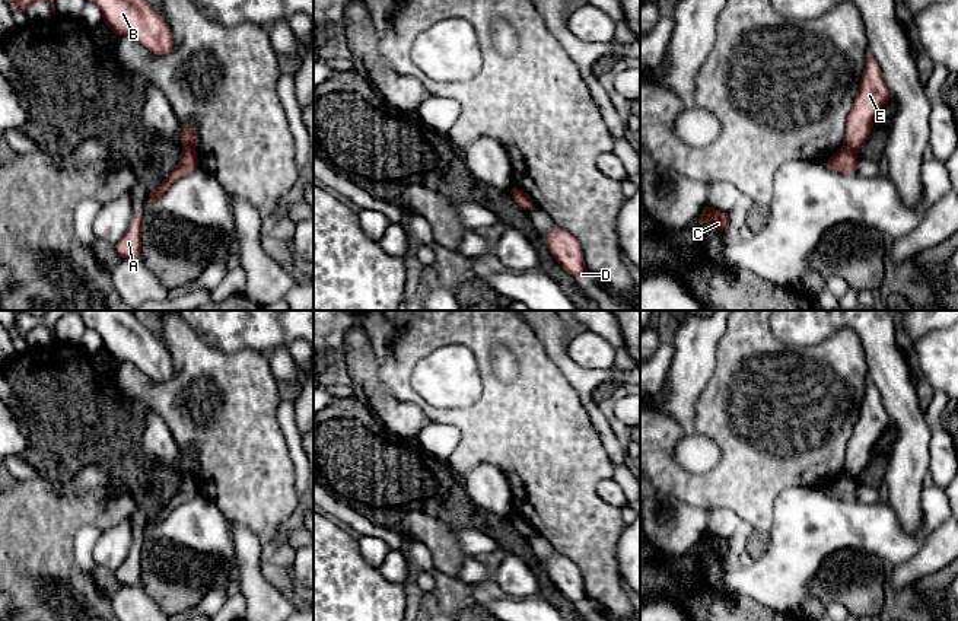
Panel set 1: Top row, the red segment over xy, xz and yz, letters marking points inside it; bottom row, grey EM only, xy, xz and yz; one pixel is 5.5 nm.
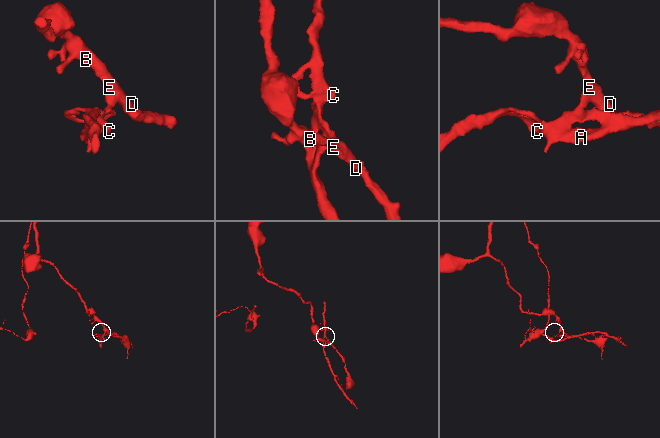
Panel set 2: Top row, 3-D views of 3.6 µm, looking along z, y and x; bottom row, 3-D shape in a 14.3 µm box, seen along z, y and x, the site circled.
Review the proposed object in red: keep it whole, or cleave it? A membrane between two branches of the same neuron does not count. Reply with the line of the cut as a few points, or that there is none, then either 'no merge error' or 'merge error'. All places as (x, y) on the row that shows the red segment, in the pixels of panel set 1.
cut yz (844, 145), (855, 155); merge error

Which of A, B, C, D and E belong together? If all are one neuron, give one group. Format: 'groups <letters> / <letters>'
groups A C / B D E

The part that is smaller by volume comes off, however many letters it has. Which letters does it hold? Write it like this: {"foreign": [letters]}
{"foreign": ["A", "C"]}

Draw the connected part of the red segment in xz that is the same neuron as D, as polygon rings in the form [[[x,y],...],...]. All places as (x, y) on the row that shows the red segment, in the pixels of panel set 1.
[[[553,226],[544,238],[550,254],[572,277],[579,281],[589,281],[589,271],[585,267],[580,242],[564,227]]]

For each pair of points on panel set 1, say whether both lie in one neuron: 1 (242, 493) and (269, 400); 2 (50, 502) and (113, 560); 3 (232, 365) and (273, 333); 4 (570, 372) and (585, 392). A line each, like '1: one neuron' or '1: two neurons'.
1: one neuron
2: two neurons
3: two neurons
4: one neuron

